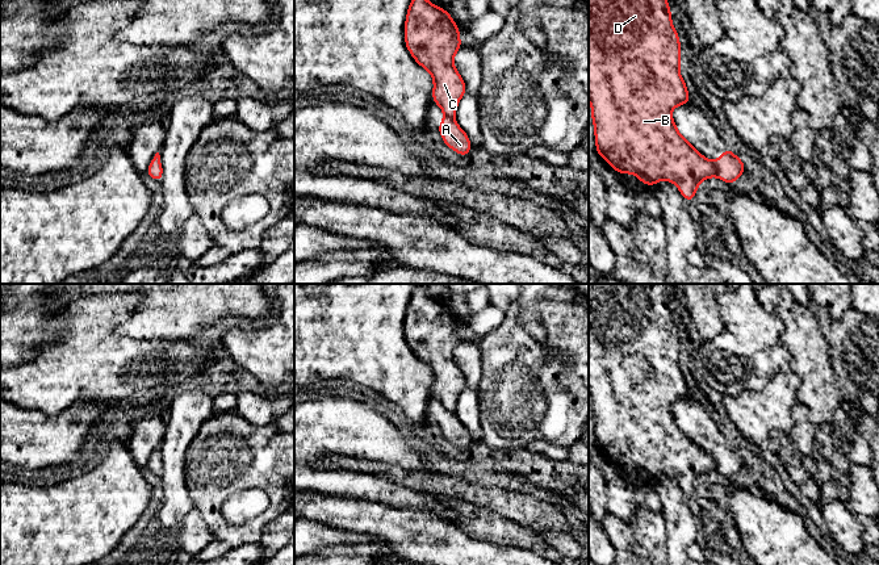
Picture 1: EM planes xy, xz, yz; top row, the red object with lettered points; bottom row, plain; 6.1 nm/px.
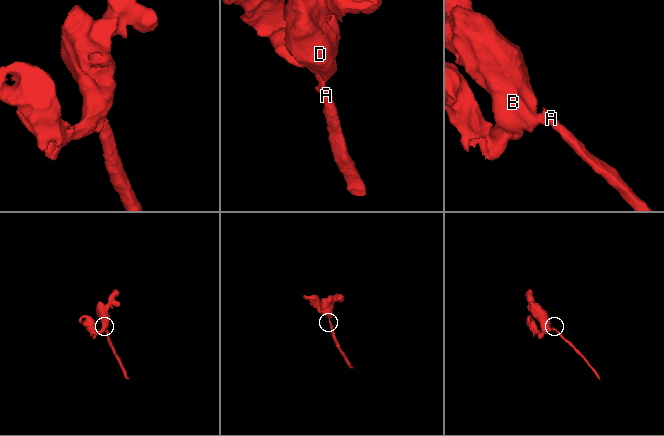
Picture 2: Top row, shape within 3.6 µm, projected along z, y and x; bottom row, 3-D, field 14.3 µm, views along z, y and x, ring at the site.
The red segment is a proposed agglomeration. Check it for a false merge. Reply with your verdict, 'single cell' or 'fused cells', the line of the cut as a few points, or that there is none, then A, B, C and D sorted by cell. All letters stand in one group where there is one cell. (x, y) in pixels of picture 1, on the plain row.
fused cells; cut yz (711, 456), (715, 469); groups A / B C D

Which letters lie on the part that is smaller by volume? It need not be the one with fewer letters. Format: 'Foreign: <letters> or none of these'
Foreign: A

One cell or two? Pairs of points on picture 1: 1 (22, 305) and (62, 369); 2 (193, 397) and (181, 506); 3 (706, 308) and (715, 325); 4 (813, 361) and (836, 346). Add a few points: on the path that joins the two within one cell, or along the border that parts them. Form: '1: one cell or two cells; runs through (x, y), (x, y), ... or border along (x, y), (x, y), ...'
1: two cells; border along (57, 313), (49, 319), (54, 339), (22, 363)
2: one cell; runs through (183, 425), (174, 446), (174, 478)
3: one cell; runs through (706, 312), (711, 321)
4: two cells; border along (827, 342), (832, 359)

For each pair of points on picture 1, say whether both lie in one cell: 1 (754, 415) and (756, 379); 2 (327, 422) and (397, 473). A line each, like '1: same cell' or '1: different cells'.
1: different cells
2: different cells

